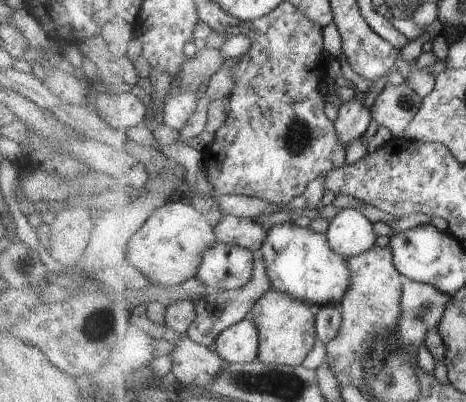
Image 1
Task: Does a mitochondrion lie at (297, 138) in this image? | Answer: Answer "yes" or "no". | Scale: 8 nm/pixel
yes

